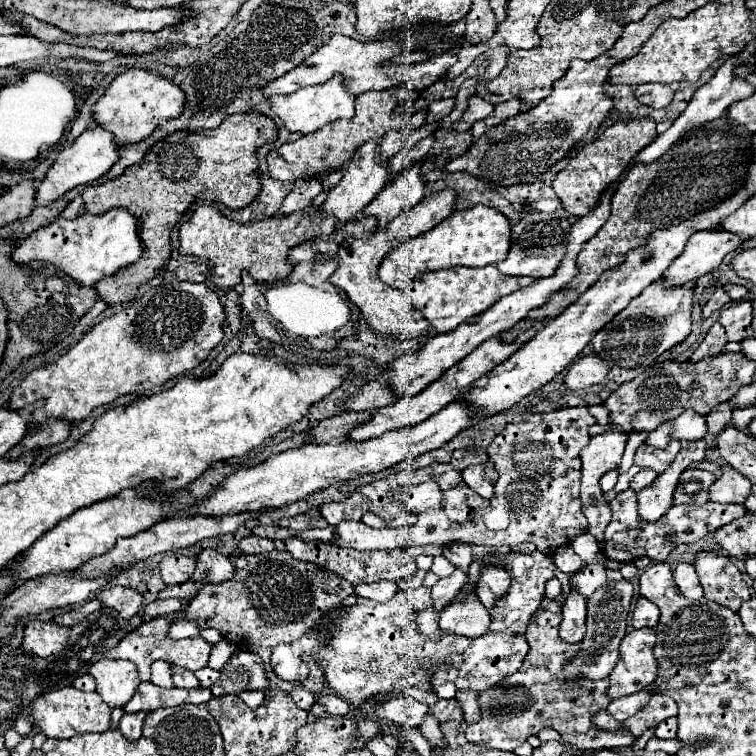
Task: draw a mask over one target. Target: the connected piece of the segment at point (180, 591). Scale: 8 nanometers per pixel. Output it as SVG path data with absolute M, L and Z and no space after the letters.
M187 580L183 584L175 584L175 586L165 586L159 592L159 598L179 598L179 600L193 600L195 594L199 594L199 590L203 588L201 582L193 582Z

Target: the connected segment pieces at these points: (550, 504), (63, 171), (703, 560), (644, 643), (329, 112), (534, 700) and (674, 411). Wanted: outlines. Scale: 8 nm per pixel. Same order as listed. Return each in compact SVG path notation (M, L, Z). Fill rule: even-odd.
M585 406L561 408L561 410L555 410L549 414L529 414L529 416L521 418L519 422L511 422L501 434L495 436L495 440L487 448L487 454L489 454L491 462L495 464L495 470L499 472L499 480L495 484L495 494L491 498L491 504L489 504L489 508L483 508L479 514L475 514L475 518L469 522L463 522L463 524L451 522L443 510L443 492L439 490L439 486L435 486L435 482L421 482L417 486L401 488L391 494L393 502L405 504L417 516L417 522L409 530L407 527L371 528L365 526L363 522L347 520L347 522L337 524L337 528L335 526L327 526L321 530L313 528L313 530L305 530L297 536L307 542L331 542L341 548L353 548L353 550L407 548L407 542L409 542L409 547L430 544L443 546L449 542L465 542L465 544L487 544L487 546L509 546L509 548L531 542L537 546L539 552L553 554L559 546L571 544L575 536L587 532L587 518L583 518L583 510L581 510L581 502L579 502L579 478L581 478L579 450L583 446L587 446L587 442L589 442L587 430L593 424L595 424L595 418L587 412ZM539 446L543 446L543 450L547 450L547 458L551 458L551 466L547 466L547 470L543 470L543 474L523 474L523 470L519 470L519 466L515 466L515 458L531 458L531 454L539 454Z
M103 126L85 130L69 148L59 152L57 160L53 162L53 166L49 168L49 172L37 186L37 196L35 196L37 204L45 206L45 204L57 200L59 196L63 196L67 190L101 178L117 160L119 160L119 146L113 142L113 134L109 130L105 130Z
M701 552L695 558L695 570L699 574L705 598L719 602L733 612L739 610L743 600L751 598L751 592L743 582L741 572L727 556L719 556L715 552Z
M647 628L633 630L623 638L619 662L609 674L611 698L621 698L655 684L659 670L659 664L653 656L655 638L655 630Z
M331 78L325 84L317 84L317 86L307 86L301 88L293 94L287 96L271 96L271 108L273 112L285 122L285 126L291 132L301 132L301 134L311 134L319 128L323 128L325 124L339 120L339 118L353 118L355 114L355 98L353 94L347 94L347 86L345 86L345 78Z
M545 598L541 608L533 614L533 618L529 620L527 632L525 632L525 640L529 644L529 652L521 664L521 668L507 678L507 682L487 690L481 694L481 710L483 710L483 720L479 724L473 724L467 728L467 740L489 748L489 750L515 750L519 744L523 744L529 736L539 734L539 730L543 728L555 728L565 740L577 736L579 738L579 748L581 750L601 750L601 748L621 748L621 746L631 746L635 742L635 736L629 730L617 730L617 732L607 732L607 730L597 730L591 726L591 718L599 712L605 710L611 702L611 698L607 698L607 680L599 680L599 682L585 682L585 686L581 688L563 688L561 680L563 680L563 672L561 672L561 664L567 662L569 658L573 658L579 650L577 644L567 644L559 638L559 624L561 624L561 606L563 606L563 598L555 598L549 600Z
M721 352L717 356L703 358L701 362L655 362L637 378L611 392L603 406L609 410L609 424L623 430L627 436L633 432L649 434L685 410L695 410L701 416L707 416L713 406L727 402L743 384L749 384L753 374L755 362L745 360L739 352Z

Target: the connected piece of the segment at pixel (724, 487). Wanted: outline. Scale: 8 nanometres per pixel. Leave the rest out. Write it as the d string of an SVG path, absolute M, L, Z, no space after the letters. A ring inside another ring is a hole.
M727 468L713 482L713 486L709 490L709 502L743 504L745 498L749 496L749 492L751 492L751 482L747 482L737 470Z

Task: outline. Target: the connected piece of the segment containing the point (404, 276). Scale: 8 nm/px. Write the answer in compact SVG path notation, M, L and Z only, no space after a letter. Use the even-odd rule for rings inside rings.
M477 204L469 210L455 210L451 218L445 218L435 226L435 230L429 230L427 234L421 234L417 238L411 238L381 262L379 266L379 278L387 286L397 288L399 282L411 282L421 272L451 268L451 266L489 266L503 262L507 258L511 248L511 224L509 220L495 208Z

